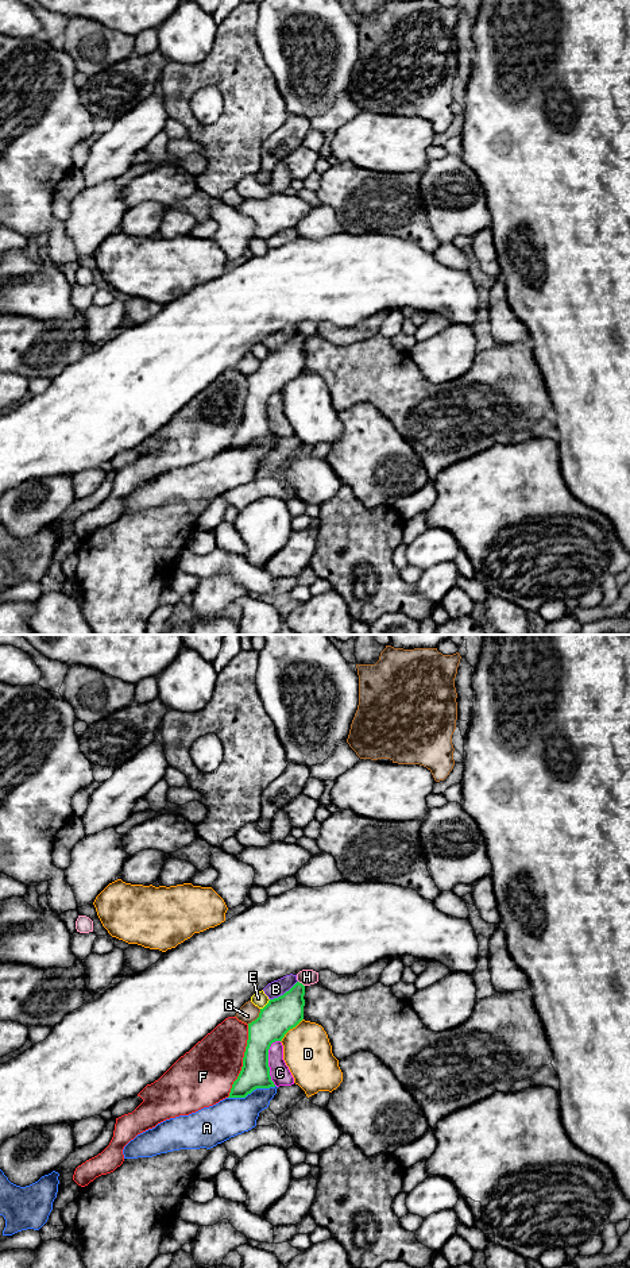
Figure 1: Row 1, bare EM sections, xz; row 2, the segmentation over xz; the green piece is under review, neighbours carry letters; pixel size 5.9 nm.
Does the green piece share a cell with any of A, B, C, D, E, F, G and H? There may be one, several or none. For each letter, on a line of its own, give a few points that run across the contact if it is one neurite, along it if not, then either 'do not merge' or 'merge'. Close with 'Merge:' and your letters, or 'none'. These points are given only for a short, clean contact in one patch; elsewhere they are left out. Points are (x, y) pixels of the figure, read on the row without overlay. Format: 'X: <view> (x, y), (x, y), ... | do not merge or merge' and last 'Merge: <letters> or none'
A: do not merge
B: do not merge
C: do not merge
D: do not merge
E: xz (270, 351), (261, 361) | do not merge
F: do not merge
G: do not merge
H: do not merge
Merge: none

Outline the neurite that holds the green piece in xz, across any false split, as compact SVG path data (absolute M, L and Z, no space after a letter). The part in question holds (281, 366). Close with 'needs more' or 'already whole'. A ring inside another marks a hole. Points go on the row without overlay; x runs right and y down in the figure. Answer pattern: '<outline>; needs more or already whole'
M297 334L283 347L270 351L268 355L260 361L259 369L248 375L248 392L243 409L243 419L237 431L232 436L228 450L246 450L256 440L275 439L270 428L268 401L273 394L282 393L285 386L304 371L304 347L305 338Z; already whole

